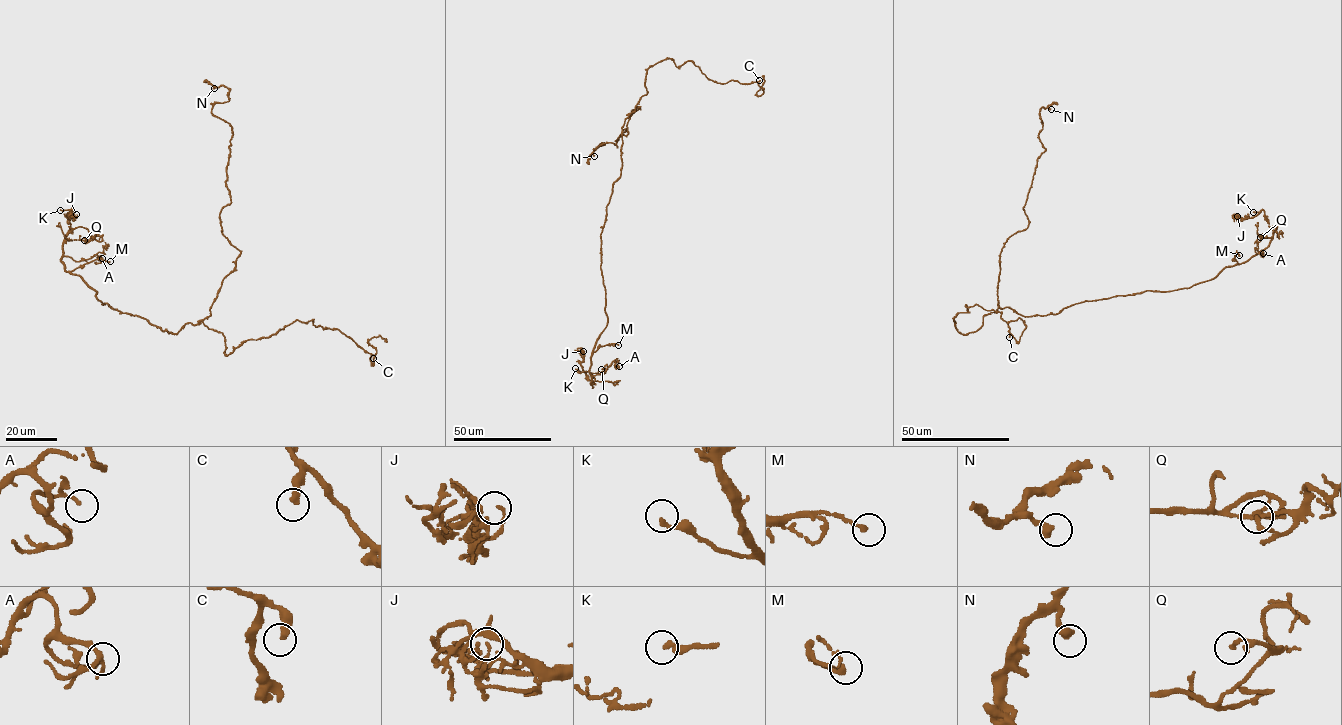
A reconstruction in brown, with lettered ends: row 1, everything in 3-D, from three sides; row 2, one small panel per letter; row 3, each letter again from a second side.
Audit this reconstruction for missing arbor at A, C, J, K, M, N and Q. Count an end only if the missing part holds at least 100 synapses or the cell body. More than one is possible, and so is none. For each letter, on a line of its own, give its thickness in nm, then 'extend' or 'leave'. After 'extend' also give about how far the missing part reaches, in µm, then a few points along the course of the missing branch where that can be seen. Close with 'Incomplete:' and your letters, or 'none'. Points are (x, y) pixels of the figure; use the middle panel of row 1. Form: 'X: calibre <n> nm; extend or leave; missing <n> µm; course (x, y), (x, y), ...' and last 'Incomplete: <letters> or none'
A: calibre 90 nm; leave
C: calibre 320 nm; leave
J: calibre 110 nm; leave
K: calibre 200 nm; leave
M: calibre 200 nm; leave
N: calibre 360 nm; leave
Q: calibre 200 nm; leave
Incomplete: none

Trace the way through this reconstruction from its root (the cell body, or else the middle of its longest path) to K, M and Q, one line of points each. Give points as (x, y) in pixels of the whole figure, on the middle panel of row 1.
K: (622, 160), (621, 176), (613, 185), (600, 234), (607, 321), (591, 357), (592, 384), (585, 372), (575, 368)
M: (622, 160), (621, 176), (613, 185), (600, 234), (600, 269), (607, 321), (593, 351), (607, 344), (618, 345)
Q: (622, 160), (600, 234), (607, 321), (591, 357), (590, 383), (601, 369)

